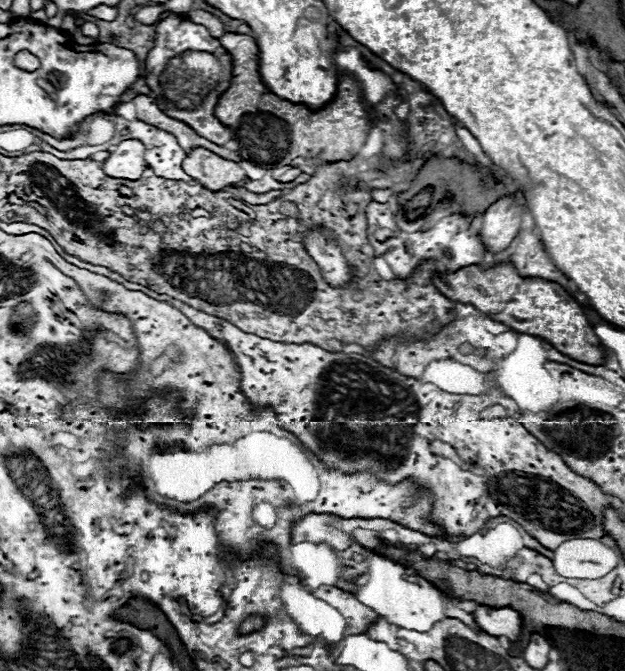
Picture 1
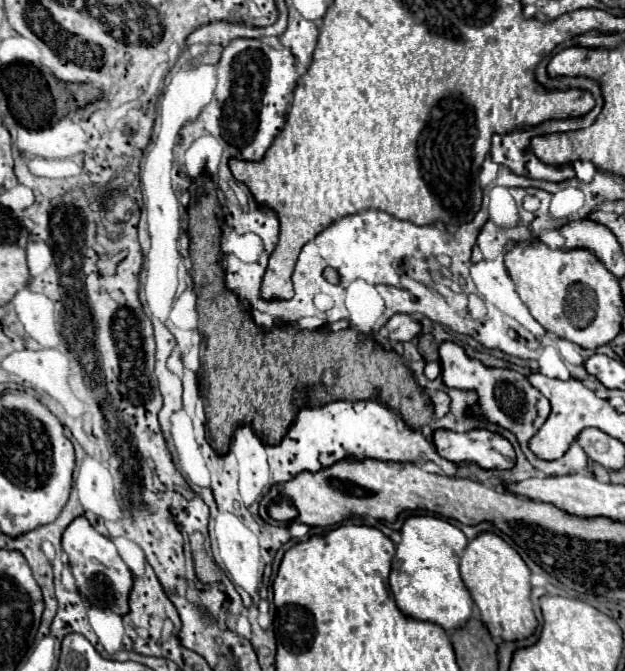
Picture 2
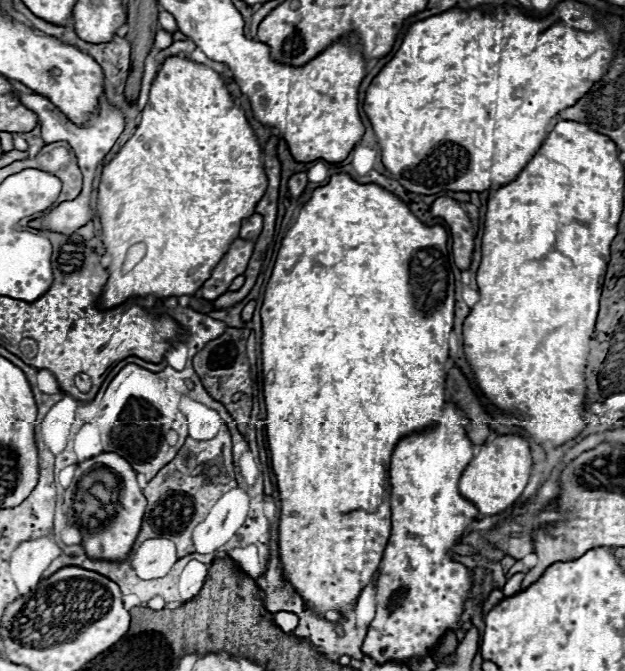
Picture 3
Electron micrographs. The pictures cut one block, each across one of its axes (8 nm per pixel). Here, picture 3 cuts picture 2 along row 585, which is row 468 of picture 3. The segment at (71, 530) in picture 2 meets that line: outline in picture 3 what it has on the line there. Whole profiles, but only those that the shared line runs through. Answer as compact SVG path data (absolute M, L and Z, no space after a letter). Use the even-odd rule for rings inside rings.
M102 452L76 466L72 484L64 492L64 506L82 534L82 546L90 558L126 560L140 532L146 498L136 482L132 466L114 452Z

